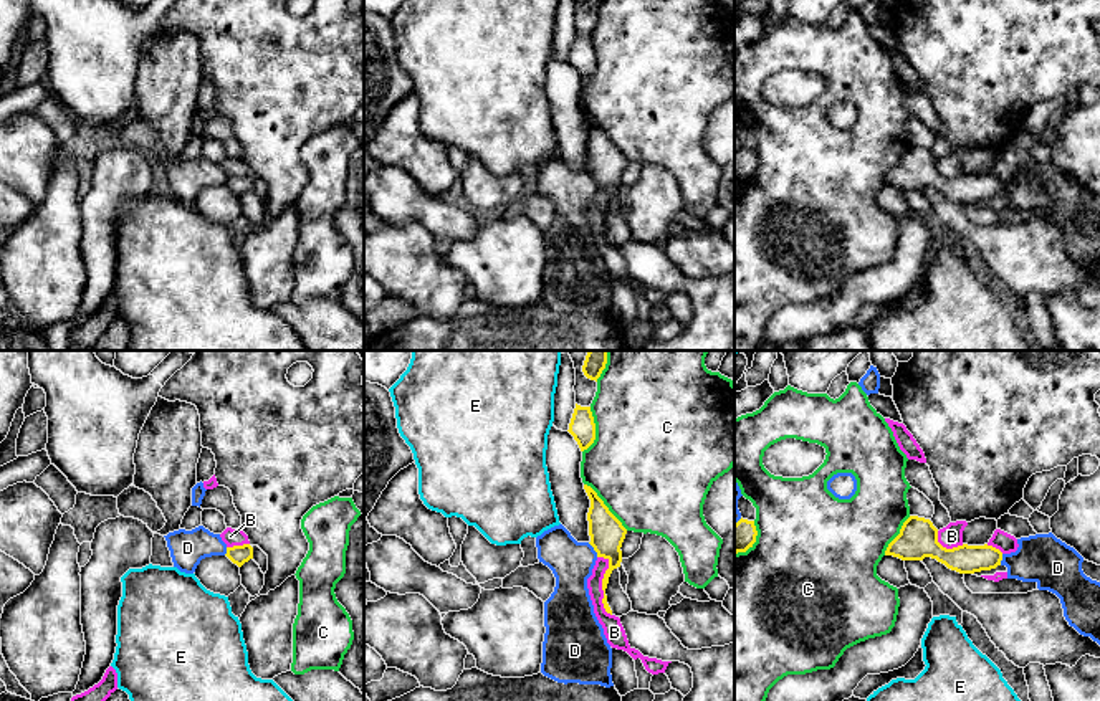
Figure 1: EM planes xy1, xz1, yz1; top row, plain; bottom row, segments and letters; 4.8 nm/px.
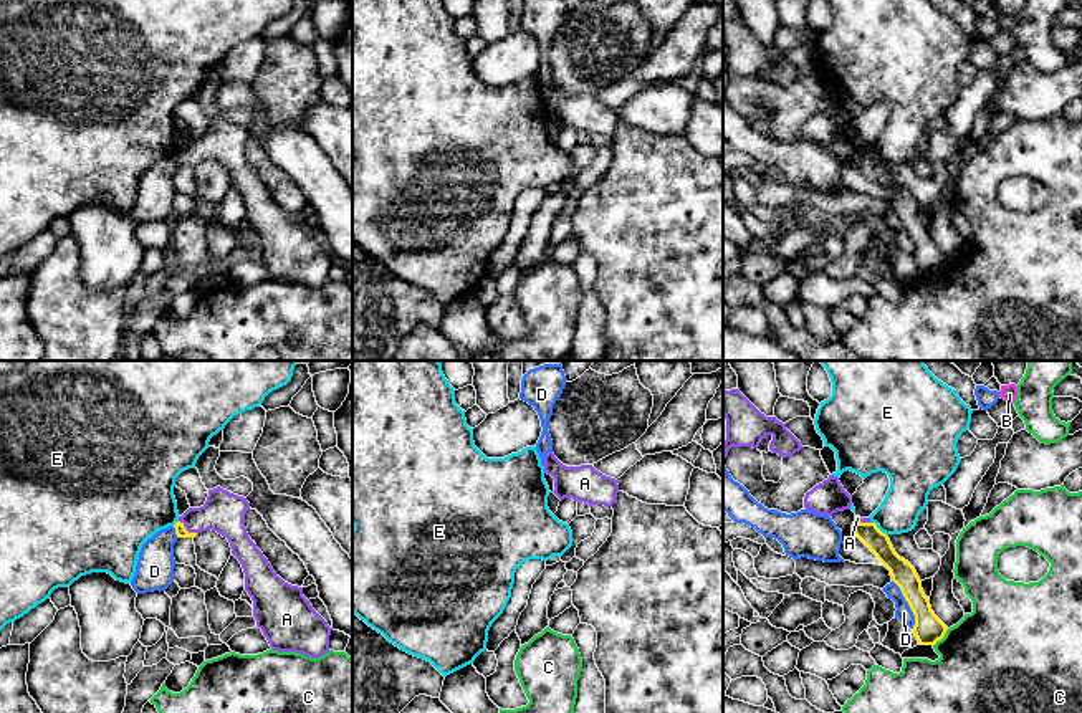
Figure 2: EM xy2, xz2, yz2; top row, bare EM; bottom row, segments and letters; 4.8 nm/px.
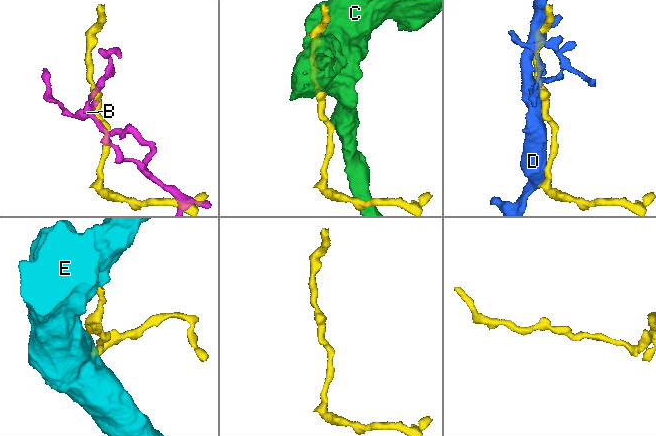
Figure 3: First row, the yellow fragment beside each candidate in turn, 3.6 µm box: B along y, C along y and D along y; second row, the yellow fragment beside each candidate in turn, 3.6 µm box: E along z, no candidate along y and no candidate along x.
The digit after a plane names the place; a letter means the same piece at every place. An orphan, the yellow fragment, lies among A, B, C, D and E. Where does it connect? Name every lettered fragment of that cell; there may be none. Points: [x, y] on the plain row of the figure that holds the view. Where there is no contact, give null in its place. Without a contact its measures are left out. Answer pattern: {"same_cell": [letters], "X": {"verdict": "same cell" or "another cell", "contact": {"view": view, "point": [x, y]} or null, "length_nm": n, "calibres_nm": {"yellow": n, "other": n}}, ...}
{"same_cell": ["A"], "A": {"verdict": "same cell", "contact": {"view": "xy2", "point": [186, 159]}, "length_nm": 120, "calibres_nm": {"yellow": 60, "other": 200}}, "B": {"verdict": "another cell", "contact": {"view": "xz1", "point": [602, 214]}, "length_nm": 300, "calibres_nm": {"yellow": 160, "other": 100}}, "C": {"verdict": "another cell", "contact": {"view": "xz1", "point": [606, 136]}, "length_nm": 320, "calibres_nm": {"yellow": 170, "other": 500}}, "D": {"verdict": "another cell", "contact": {"view": "yz2", "point": [909, 234]}, "length_nm": 260, "calibres_nm": {"yellow": 150, "other": 80}}, "E": {"verdict": "another cell", "contact": {"view": "yz2", "point": [879, 159]}, "length_nm": 110, "calibres_nm": {"yellow": 120, "other": 200}}}

